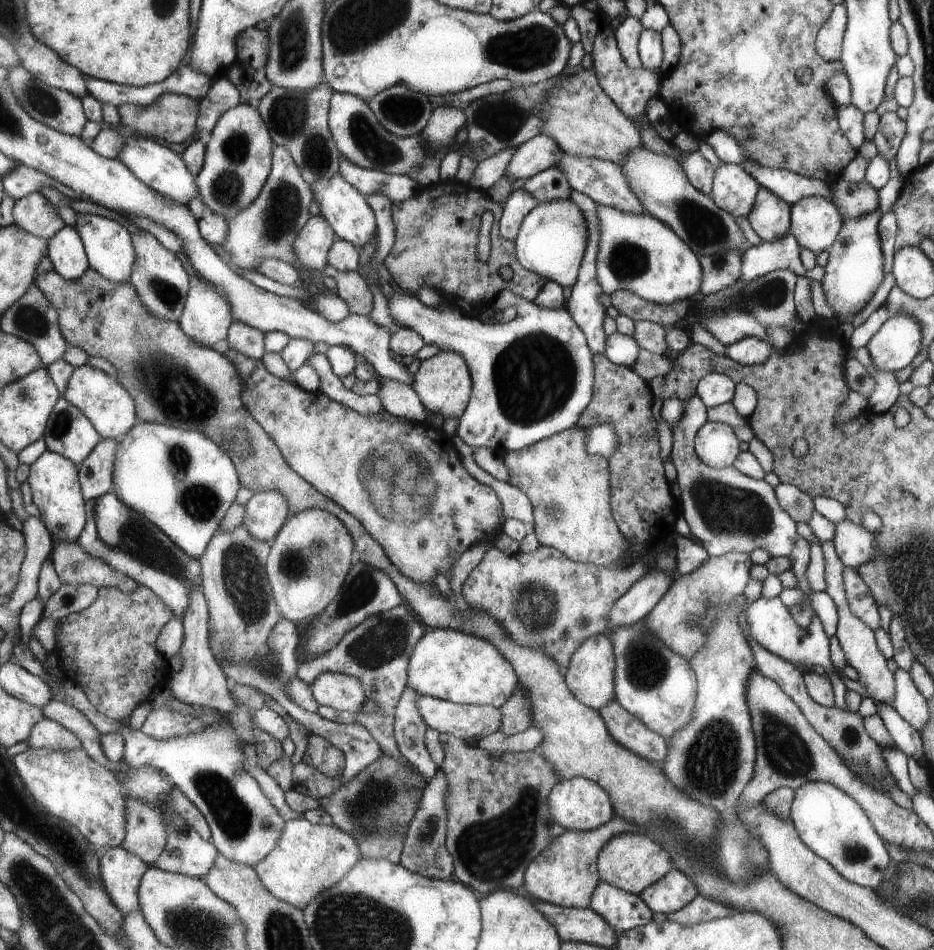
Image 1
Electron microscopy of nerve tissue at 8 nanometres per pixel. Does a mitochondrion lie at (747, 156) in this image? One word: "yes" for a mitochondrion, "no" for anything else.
no

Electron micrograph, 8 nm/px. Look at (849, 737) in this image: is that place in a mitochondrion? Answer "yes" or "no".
yes

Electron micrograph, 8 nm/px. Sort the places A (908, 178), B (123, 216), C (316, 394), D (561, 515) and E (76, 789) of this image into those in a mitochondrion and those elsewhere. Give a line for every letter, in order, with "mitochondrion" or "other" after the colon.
A: other
B: other
C: other
D: mitochondrion
E: other

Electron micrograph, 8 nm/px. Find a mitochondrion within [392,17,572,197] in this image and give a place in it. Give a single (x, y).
(531, 47)

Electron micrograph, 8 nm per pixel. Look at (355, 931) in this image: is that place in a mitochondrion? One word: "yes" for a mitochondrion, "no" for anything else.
yes

